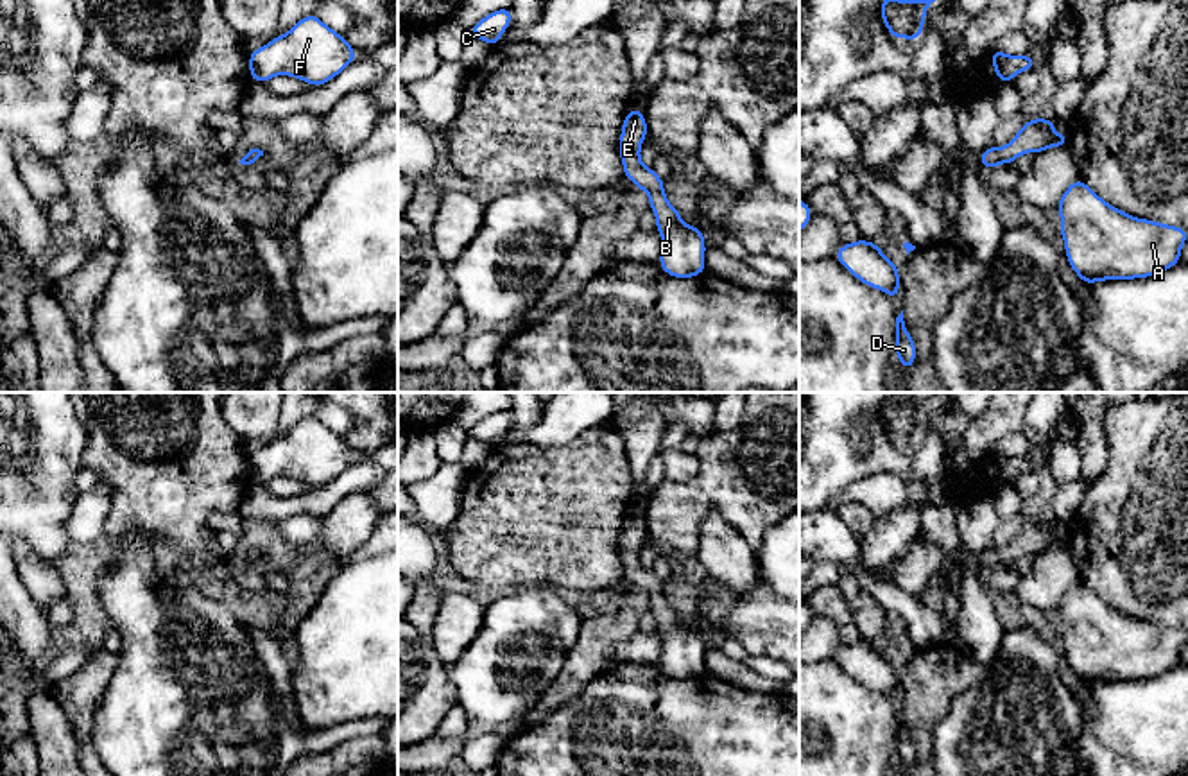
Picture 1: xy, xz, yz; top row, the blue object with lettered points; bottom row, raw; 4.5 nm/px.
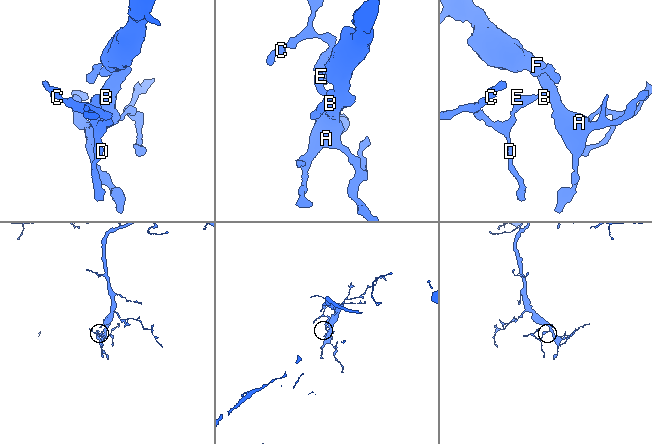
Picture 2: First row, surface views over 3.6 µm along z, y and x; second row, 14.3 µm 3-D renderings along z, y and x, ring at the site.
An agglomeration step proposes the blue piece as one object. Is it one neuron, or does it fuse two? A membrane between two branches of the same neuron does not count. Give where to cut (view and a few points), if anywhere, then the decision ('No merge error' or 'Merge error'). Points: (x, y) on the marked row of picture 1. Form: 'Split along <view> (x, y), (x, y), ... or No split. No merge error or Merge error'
No split. No merge error

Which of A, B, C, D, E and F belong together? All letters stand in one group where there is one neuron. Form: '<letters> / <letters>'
A B C D E F

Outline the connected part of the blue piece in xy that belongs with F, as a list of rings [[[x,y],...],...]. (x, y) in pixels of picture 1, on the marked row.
[[[312,13],[285,34],[249,52],[249,73],[253,82],[265,84],[274,75],[290,75],[317,88],[353,61],[357,52],[348,39]]]

